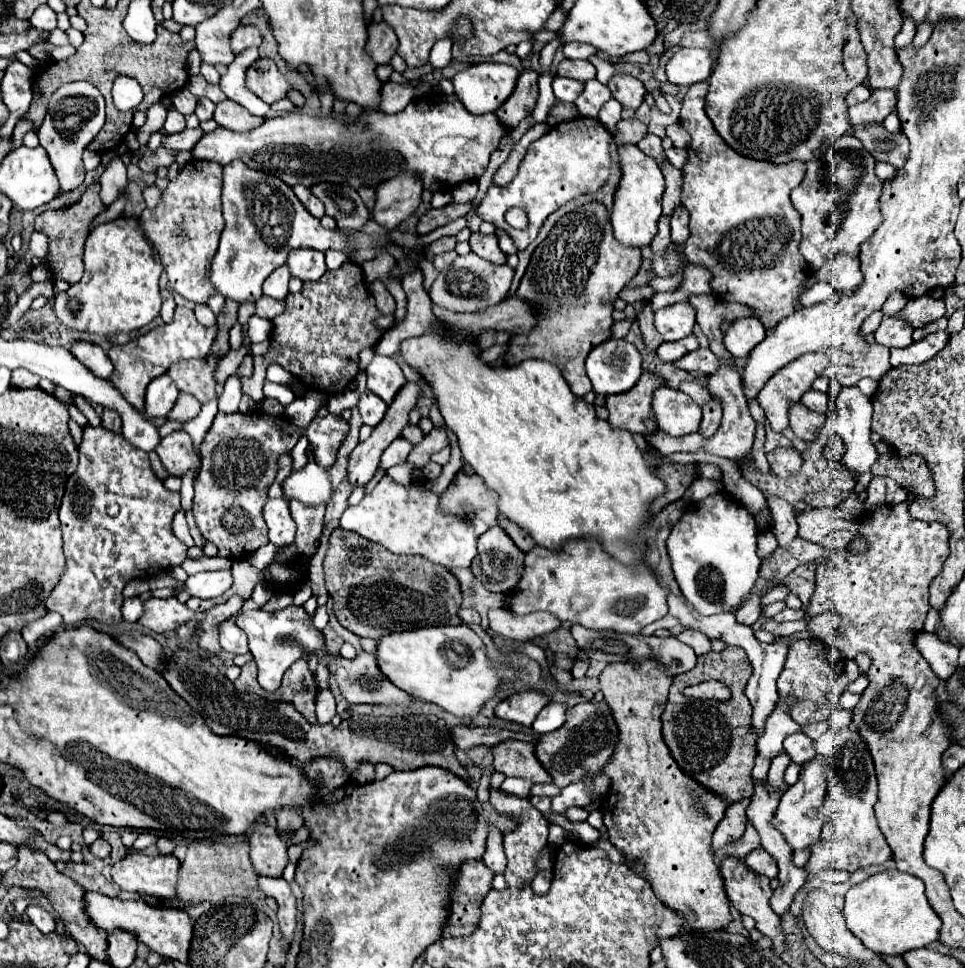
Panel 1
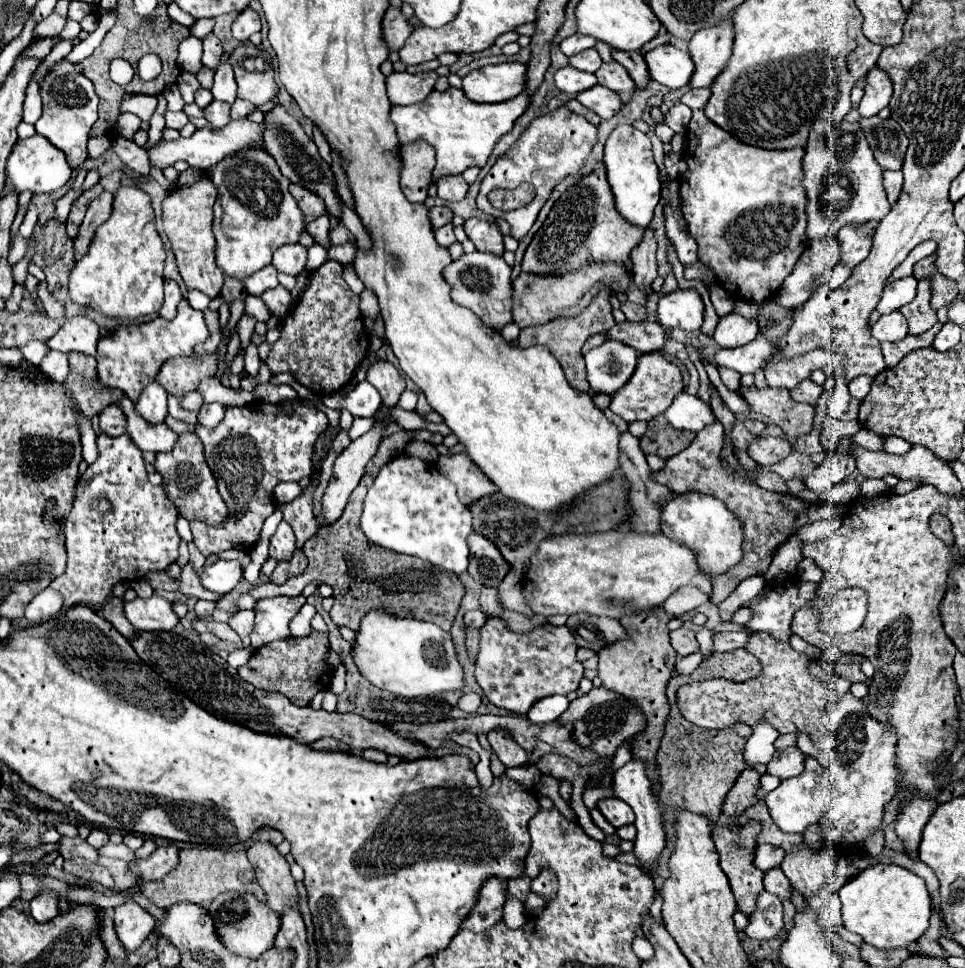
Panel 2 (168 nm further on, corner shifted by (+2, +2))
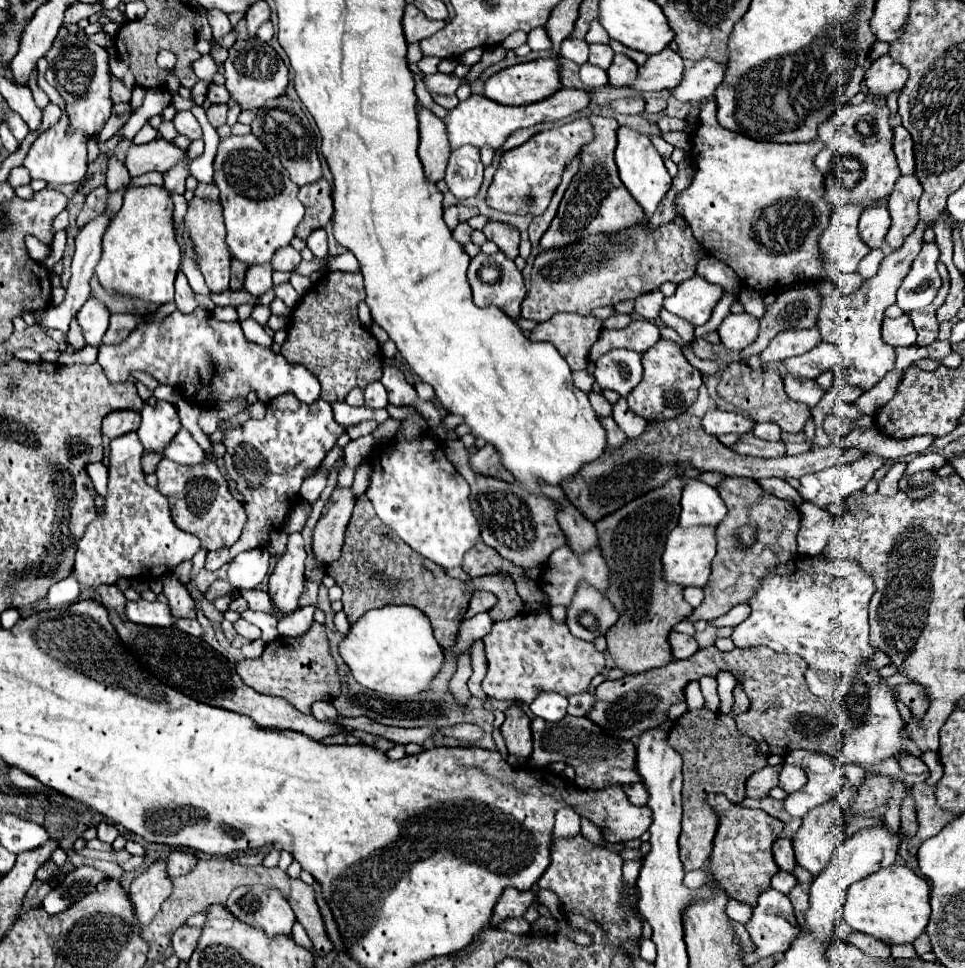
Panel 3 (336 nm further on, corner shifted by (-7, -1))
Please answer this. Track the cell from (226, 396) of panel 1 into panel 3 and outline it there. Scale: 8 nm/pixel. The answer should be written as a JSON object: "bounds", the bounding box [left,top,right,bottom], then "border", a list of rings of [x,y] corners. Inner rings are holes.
{"bounds":[198,409,218,433],"border":[[[202,409],[200,417],[198,417],[198,427],[204,431],[204,433],[214,433],[218,429],[218,415],[214,409]]]}

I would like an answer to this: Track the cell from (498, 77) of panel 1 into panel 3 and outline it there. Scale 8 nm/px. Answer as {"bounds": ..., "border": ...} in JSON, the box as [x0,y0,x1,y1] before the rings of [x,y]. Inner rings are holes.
{"bounds":[484,59,562,105],"border":[[[536,59],[520,65],[512,65],[492,75],[484,83],[484,95],[502,105],[530,105],[554,95],[562,87],[560,83],[560,61],[558,59]]]}

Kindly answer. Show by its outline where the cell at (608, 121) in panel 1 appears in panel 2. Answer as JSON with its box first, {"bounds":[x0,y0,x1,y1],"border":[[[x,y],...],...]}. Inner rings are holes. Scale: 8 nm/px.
{"bounds":[605,126,659,228],"border":[[[617,126],[605,144],[605,166],[607,166],[607,180],[611,192],[615,196],[617,212],[629,222],[639,228],[647,228],[653,220],[653,210],[659,202],[659,170],[653,162],[651,140],[647,134],[635,130],[633,126]]]}

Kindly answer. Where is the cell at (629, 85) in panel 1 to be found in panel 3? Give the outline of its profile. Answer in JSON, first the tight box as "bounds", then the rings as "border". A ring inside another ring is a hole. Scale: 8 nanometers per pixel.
{"bounds":[608,55,638,87],"border":[[[614,55],[612,65],[608,67],[608,77],[610,77],[610,85],[614,87],[626,87],[636,79],[638,73],[638,65],[626,57],[626,55]]]}

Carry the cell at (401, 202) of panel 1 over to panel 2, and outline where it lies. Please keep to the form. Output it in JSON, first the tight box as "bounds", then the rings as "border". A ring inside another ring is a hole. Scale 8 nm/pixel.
{"bounds":[401,142,435,204],"border":[[[413,142],[401,148],[401,188],[409,202],[423,204],[427,188],[431,184],[431,172],[435,168],[435,150],[427,142]]]}

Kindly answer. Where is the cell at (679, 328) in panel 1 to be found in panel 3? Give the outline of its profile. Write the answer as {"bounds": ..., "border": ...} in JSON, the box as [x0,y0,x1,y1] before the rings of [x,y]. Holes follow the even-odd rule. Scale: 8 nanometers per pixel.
{"bounds":[664,275,724,327],"border":[[[696,275],[688,281],[682,281],[676,287],[676,293],[664,299],[664,309],[698,327],[708,323],[712,309],[716,307],[722,295],[724,291],[720,285],[708,283],[704,277]]]}

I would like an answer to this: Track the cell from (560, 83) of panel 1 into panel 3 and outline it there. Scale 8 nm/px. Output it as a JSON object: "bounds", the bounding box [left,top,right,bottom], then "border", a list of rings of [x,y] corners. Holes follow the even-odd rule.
{"bounds":[580,63,608,87],"border":[[[584,63],[580,67],[580,79],[584,81],[586,87],[602,87],[608,83],[608,75],[604,69],[592,65],[592,63]]]}

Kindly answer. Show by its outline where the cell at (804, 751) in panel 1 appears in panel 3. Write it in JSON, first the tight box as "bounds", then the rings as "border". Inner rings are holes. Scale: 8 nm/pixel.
{"bounds":[778,765,806,795],"border":[[[784,765],[782,773],[780,773],[780,783],[778,787],[784,789],[788,795],[800,791],[806,785],[806,773],[796,767],[796,765]]]}

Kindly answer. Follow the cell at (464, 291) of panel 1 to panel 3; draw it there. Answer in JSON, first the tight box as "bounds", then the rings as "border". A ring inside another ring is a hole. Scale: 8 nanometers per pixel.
{"bounds":[468,251,526,321],"border":[[[502,251],[494,253],[494,255],[478,253],[478,255],[470,261],[468,281],[470,281],[470,287],[472,287],[474,303],[476,303],[478,307],[496,305],[496,307],[500,307],[508,317],[512,317],[514,321],[520,319],[520,305],[522,305],[524,295],[526,295],[524,279],[522,279],[522,273],[516,269],[514,261],[510,261]]]}

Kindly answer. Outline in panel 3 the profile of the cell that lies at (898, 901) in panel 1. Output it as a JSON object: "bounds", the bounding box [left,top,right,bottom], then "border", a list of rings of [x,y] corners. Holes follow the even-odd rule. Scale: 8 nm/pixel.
{"bounds":[842,865,930,945],"border":[[[892,865],[886,869],[880,869],[862,881],[854,883],[848,889],[844,907],[842,907],[842,919],[860,933],[872,935],[886,945],[900,945],[900,943],[912,943],[916,937],[920,937],[928,925],[930,917],[930,887],[926,879],[916,875],[912,869],[904,865]]]}

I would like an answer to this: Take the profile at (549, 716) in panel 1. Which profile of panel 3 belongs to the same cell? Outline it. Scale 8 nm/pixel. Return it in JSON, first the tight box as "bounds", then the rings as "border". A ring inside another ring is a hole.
{"bounds":[530,691,568,721],"border":[[[544,691],[536,695],[534,703],[530,705],[532,713],[546,721],[560,721],[566,715],[566,707],[568,707],[566,697],[556,693],[544,693]]]}

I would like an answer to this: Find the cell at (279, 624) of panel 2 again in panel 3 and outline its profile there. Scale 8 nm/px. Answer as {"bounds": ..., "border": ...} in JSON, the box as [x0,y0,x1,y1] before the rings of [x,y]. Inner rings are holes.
{"bounds":[240,591,272,613],"border":[[[240,591],[240,597],[244,597],[250,605],[250,609],[254,611],[264,611],[264,613],[270,613],[272,611],[272,601],[270,597],[264,593],[264,591]]]}

